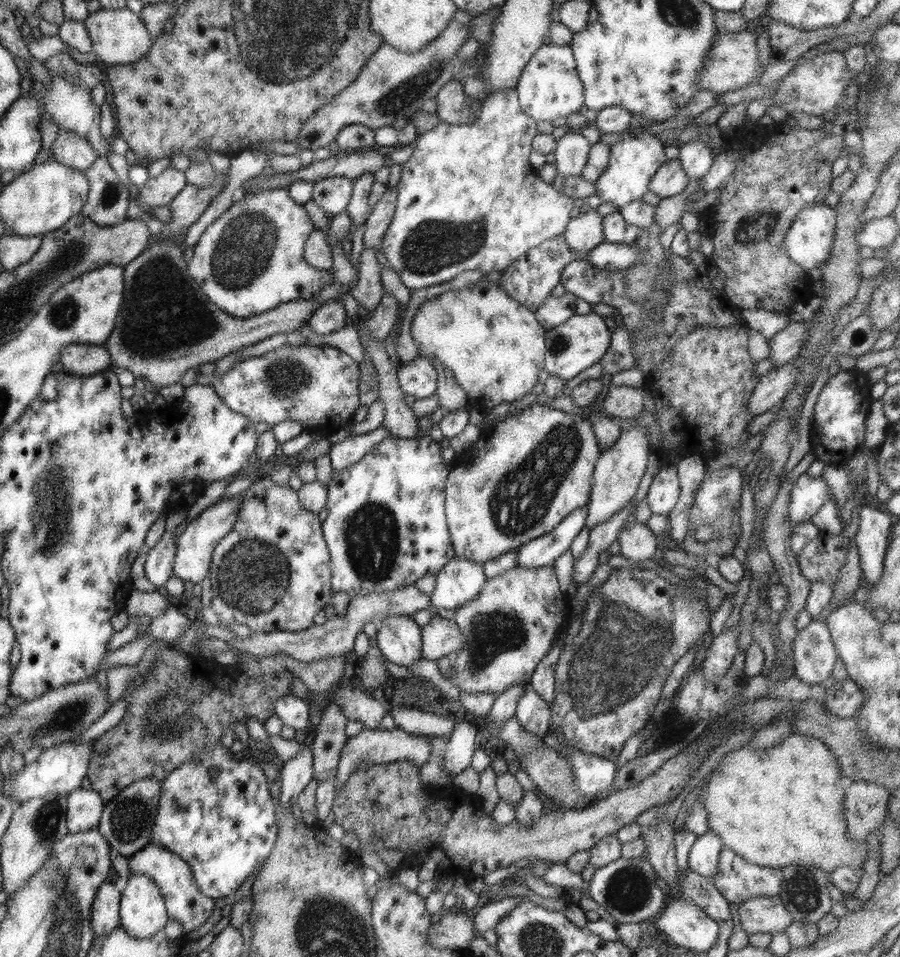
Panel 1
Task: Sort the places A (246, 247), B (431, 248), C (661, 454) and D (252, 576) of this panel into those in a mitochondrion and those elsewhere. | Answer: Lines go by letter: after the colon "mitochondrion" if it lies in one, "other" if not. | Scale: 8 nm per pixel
A: mitochondrion
B: mitochondrion
C: other
D: mitochondrion

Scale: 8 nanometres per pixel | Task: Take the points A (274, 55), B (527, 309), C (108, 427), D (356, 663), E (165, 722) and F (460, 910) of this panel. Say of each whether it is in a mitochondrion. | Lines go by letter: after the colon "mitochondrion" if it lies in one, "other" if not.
A: mitochondrion
B: other
C: other
D: other
E: mitochondrion
F: other

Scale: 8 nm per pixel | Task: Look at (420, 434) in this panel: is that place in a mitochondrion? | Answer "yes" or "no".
no

